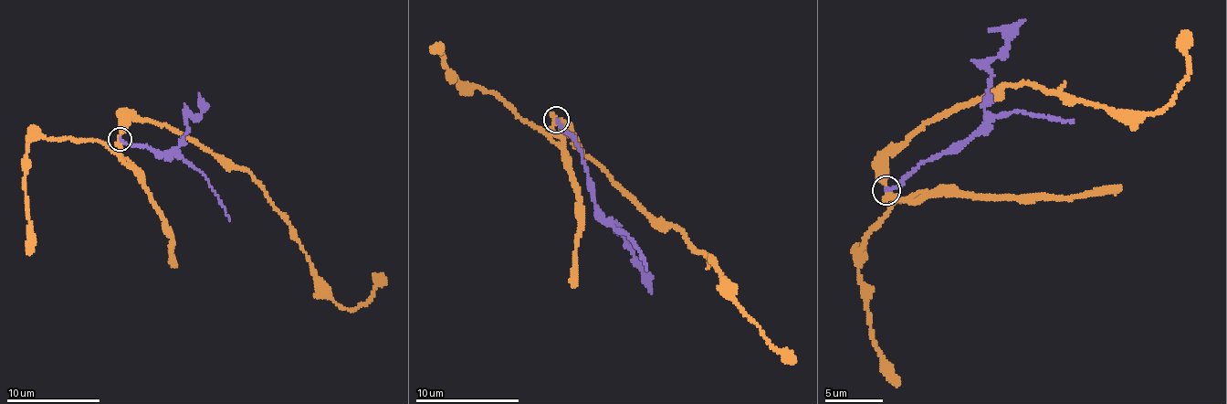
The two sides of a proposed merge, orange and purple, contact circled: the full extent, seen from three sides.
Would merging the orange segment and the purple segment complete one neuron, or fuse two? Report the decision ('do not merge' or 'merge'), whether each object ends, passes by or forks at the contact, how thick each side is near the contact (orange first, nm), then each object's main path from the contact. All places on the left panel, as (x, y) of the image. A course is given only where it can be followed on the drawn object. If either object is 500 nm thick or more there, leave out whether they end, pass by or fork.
do not merge; orange passes by; purple ends there; 300 nm thick on the orange side, 180 nm on the other; orange runs (118, 139), (125, 119), (144, 120), (246, 169), (284, 217), (336, 304), (350, 309), (369, 302), (382, 272); purple runs (120, 139), (124, 143), (154, 149), (157, 156), (167, 159), (175, 156), (205, 176), (229, 221)

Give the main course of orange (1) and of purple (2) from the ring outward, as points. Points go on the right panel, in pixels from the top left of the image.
1: (886, 192), (885, 163), (907, 140), (1002, 85), (1029, 83), (1118, 111), (1156, 112), (1188, 71), (1181, 31)
2: (886, 190), (896, 187), (910, 173), (942, 151), (959, 150), (984, 132), (991, 121), (1020, 111), (1074, 122)

